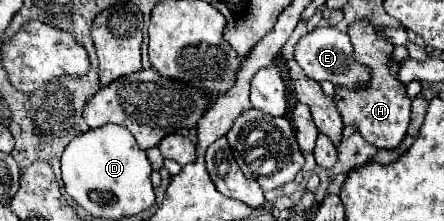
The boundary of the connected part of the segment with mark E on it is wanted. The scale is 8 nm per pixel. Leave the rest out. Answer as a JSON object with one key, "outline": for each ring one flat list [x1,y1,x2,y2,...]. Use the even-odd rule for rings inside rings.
{"outline":[[335,27,313,29,305,37,301,37,295,45,295,61,315,81,327,79,335,85,365,85,365,81,369,81,369,71,353,61,353,47,347,33,341,33]]}

